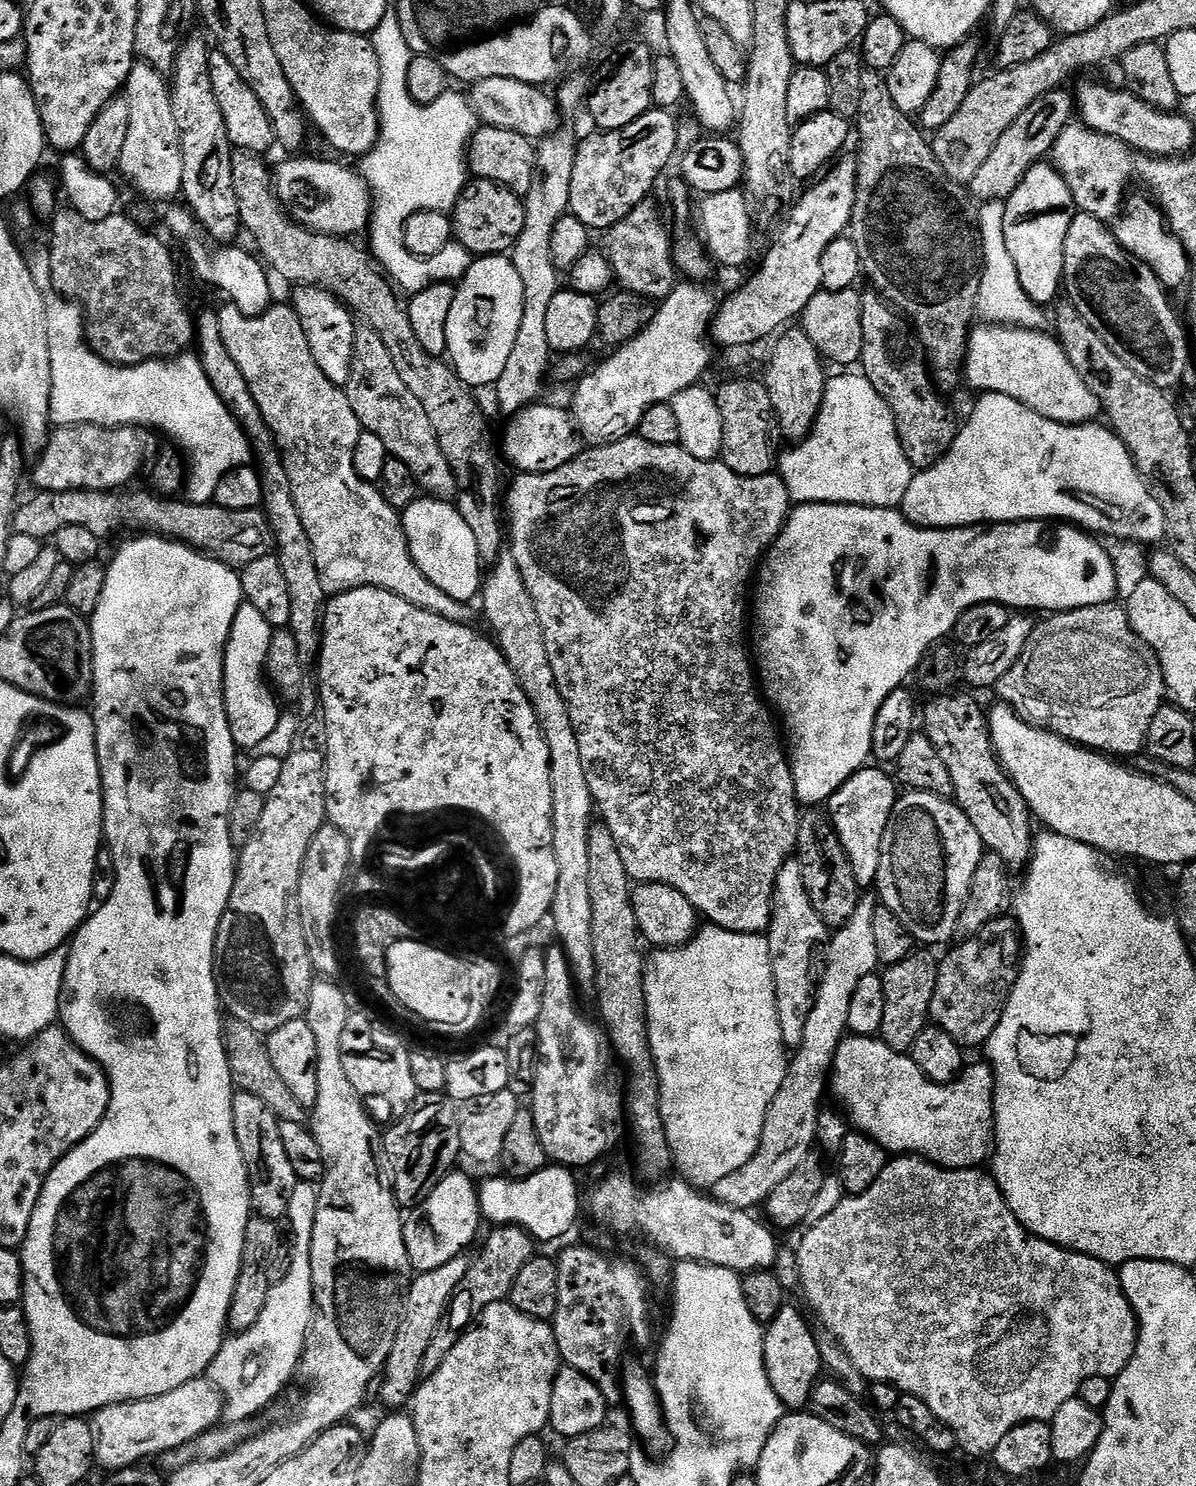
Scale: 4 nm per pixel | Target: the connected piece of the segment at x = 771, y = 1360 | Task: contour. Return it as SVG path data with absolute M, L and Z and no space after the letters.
M786 1306L774 1322L766 1325L764 1333L764 1369L774 1394L778 1394L780 1403L788 1410L807 1409L812 1403L812 1392L822 1376L820 1340L812 1333L809 1317L805 1316L798 1309Z

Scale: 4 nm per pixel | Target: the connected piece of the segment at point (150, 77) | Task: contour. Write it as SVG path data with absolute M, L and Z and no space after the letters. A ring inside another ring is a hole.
M143 62L133 64L122 89L122 99L130 106L130 130L122 146L119 175L124 175L148 200L175 201L172 199L181 195L182 150L165 73Z

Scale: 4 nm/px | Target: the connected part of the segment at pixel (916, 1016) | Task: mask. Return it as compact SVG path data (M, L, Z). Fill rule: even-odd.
M913 950L902 962L889 964L883 969L882 990L886 994L886 1011L882 1017L879 1039L889 1044L895 1052L911 1053L918 1034L930 1024L930 1002L934 986L938 986L940 960L932 950Z

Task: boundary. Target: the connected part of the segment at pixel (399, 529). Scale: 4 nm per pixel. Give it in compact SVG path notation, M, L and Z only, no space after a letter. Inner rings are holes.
M273 303L272 307L266 309L260 316L247 316L242 314L242 310L231 306L225 306L219 309L222 341L226 344L226 349L230 352L230 357L234 358L234 362L238 364L242 377L249 384L250 393L254 396L254 401L258 404L258 409L262 412L272 431L276 444L283 456L286 474L289 475L290 490L293 492L294 502L297 504L298 514L301 515L302 524L306 528L306 532L310 536L310 542L313 544L314 560L317 562L318 575L322 580L322 586L328 594L337 592L349 592L355 588L384 588L388 592L398 594L402 598L406 598L406 602L410 602L419 608L425 608L431 612L437 612L439 616L444 616L447 620L458 620L461 622L471 621L472 612L467 603L450 598L446 594L442 594L442 590L438 590L426 578L426 574L422 574L422 570L418 570L418 566L414 562L414 558L408 549L408 539L404 533L402 516L395 508L391 508L386 502L386 498L381 494L379 487L375 483L368 483L359 477L354 470L354 448L355 443L362 431L358 422L358 414L354 414L354 406L350 406L350 398L347 391L341 385L330 382L330 378L326 378L326 374L322 374L322 370L318 370L318 362L314 362L314 354L310 354L310 342L306 342L306 330L302 330L302 322L298 322L298 314L287 303Z

